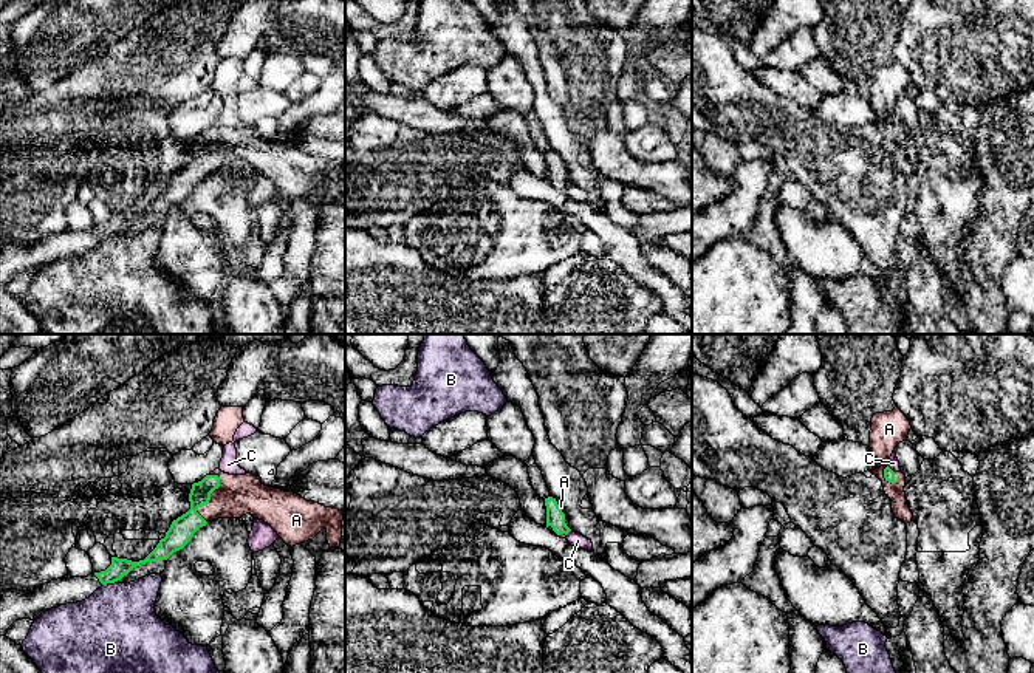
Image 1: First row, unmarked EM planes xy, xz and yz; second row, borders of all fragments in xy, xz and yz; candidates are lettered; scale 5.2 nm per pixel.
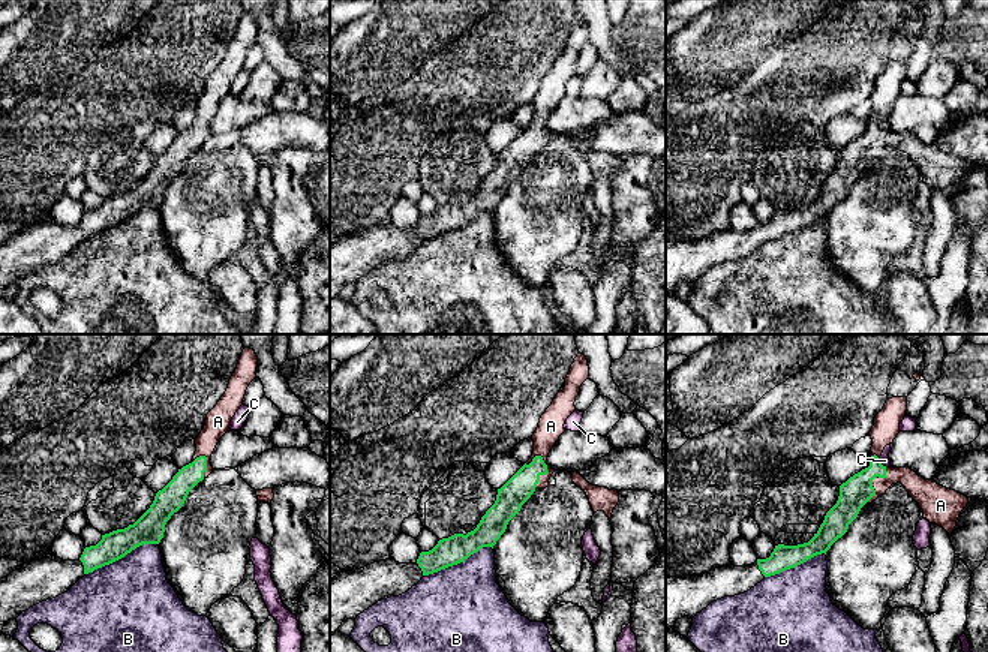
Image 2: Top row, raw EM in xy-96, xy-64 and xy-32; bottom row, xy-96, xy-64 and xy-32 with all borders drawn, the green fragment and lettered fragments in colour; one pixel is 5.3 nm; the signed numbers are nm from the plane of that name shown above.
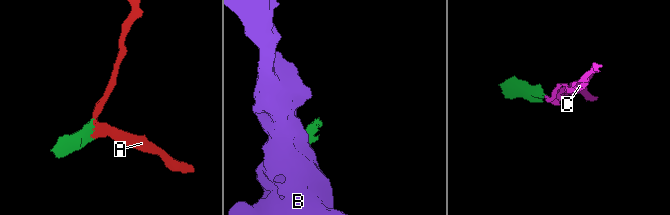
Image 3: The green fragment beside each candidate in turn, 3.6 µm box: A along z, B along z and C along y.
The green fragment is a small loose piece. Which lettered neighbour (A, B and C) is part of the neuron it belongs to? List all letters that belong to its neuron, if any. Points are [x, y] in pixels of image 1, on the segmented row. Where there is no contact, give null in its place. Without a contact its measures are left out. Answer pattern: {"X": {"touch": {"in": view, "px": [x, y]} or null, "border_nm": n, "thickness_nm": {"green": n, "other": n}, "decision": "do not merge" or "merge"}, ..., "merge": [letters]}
{"A": {"touch": {"in": "xy", "px": [209, 498]}, "border_nm": 260, "thickness_nm": {"green": 130, "other": 220}, "decision": "merge"}, "B": {"touch": {"in": "xy", "px": [104, 584]}, "border_nm": 30, "thickness_nm": {"green": 100, "other": 440}, "decision": "do not merge"}, "C": {"touch": {"in": "xz", "px": [567, 532]}, "border_nm": 40, "thickness_nm": {"green": 100, "other": 80}, "decision": "do not merge"}, "merge": ["A"]}

